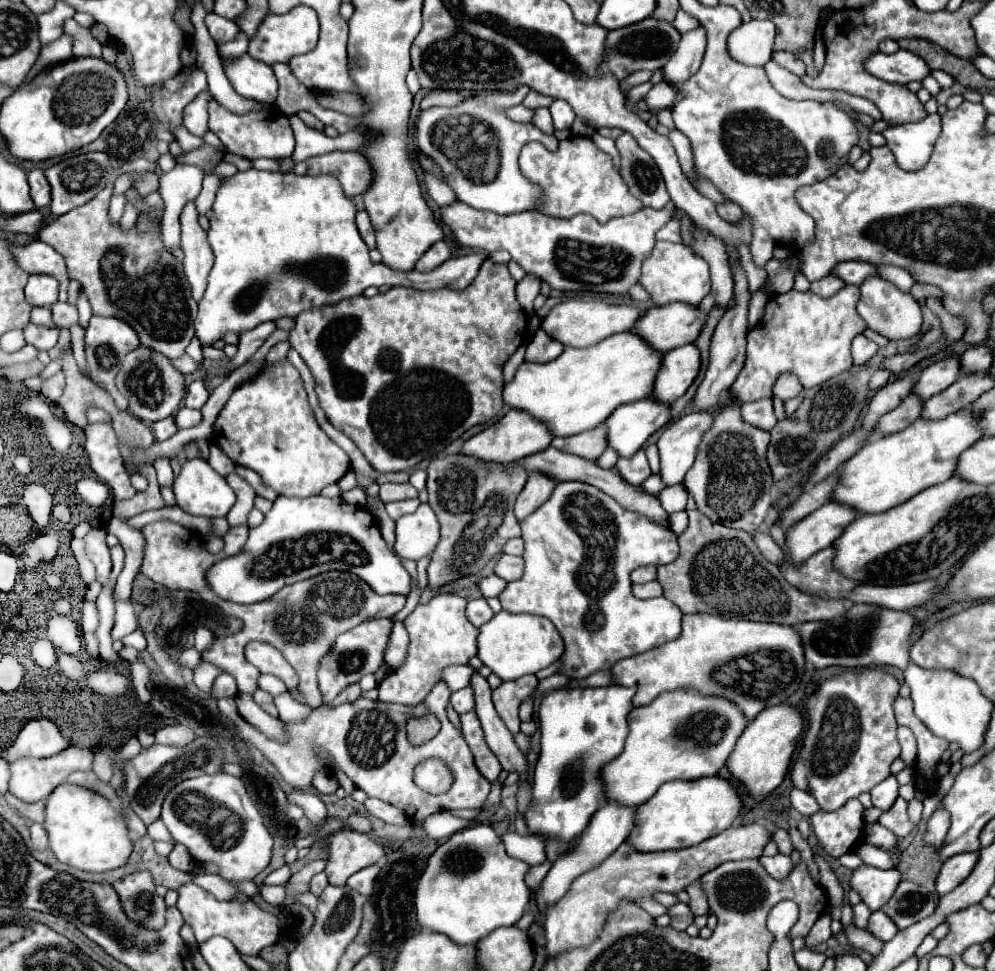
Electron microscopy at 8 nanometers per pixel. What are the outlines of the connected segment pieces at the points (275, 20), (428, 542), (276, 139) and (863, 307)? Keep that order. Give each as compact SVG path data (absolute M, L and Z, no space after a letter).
M296 6L286 14L280 16L266 16L256 32L256 36L250 40L248 54L264 64L274 64L274 62L288 62L296 54L306 54L314 50L318 42L318 18L316 12L308 6Z
M428 504L396 520L394 550L404 560L420 560L434 552L440 540L440 522Z
M211 99L208 105L208 126L226 146L228 152L244 156L248 160L256 160L256 158L288 158L294 150L294 134L292 128L288 124L288 118L284 114L278 112L276 106L266 106L262 110L254 110L248 114L232 114L232 112L224 107L215 99Z
M868 278L860 286L860 302L858 302L858 314L866 322L866 326L888 340L908 340L920 334L922 330L922 310L918 300L912 294L900 292L892 282L884 278Z

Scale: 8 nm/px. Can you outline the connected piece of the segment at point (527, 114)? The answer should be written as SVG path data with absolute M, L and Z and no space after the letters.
M518 104L518 106L510 108L506 114L508 114L508 118L514 120L514 122L530 122L532 116L534 116L534 110L530 110L530 108Z

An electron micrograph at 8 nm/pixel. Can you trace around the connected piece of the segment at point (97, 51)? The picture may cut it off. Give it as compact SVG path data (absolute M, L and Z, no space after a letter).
M68 20L64 24L64 32L74 36L74 48L72 50L74 50L76 58L84 58L84 56L100 58L102 56L102 44L92 36L90 28L82 28L74 20Z

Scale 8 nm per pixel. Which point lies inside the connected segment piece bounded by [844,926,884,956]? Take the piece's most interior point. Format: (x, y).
(863, 939)

